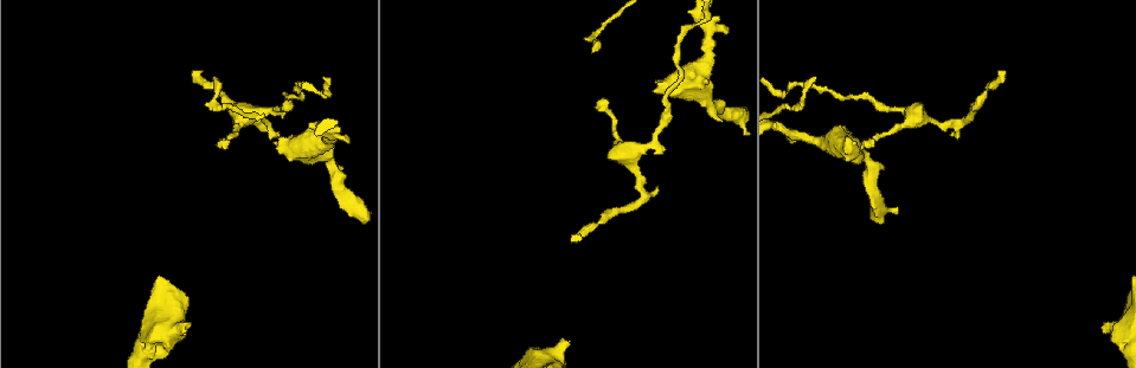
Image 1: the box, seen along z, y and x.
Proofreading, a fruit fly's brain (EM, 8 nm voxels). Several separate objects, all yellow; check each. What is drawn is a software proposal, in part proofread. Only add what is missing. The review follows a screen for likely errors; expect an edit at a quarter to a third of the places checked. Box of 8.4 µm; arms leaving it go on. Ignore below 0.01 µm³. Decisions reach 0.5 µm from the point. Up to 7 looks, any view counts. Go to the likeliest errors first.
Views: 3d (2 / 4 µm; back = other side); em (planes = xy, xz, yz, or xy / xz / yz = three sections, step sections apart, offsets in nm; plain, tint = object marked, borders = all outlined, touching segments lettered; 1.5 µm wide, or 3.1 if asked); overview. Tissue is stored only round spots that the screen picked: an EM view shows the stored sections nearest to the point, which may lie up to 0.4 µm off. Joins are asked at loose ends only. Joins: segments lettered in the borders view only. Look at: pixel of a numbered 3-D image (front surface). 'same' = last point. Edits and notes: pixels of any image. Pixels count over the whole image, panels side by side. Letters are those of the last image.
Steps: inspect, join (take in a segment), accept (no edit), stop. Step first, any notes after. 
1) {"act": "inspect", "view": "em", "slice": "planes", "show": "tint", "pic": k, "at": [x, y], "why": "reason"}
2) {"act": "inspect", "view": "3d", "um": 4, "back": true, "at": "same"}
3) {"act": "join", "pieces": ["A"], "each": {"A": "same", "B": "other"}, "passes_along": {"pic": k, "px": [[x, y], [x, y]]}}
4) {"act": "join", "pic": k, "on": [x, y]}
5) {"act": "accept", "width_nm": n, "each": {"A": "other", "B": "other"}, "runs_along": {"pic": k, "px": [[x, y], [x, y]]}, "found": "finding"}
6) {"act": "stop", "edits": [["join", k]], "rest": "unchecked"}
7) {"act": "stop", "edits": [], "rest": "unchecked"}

{"act": "inspect", "view": "em", "slice": "yz", "step": 4, "show": "borders", "pic": 1, "at": [1107, 322], "why": "free end"}

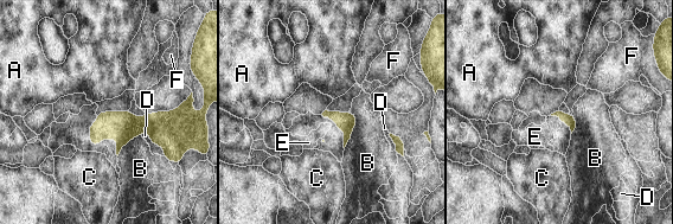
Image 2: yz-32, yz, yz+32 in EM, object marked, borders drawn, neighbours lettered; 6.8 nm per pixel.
{"act": "inspect", "view": "em", "slice": "planes", "show": "borders", "at": "same", "why": "another direction"}

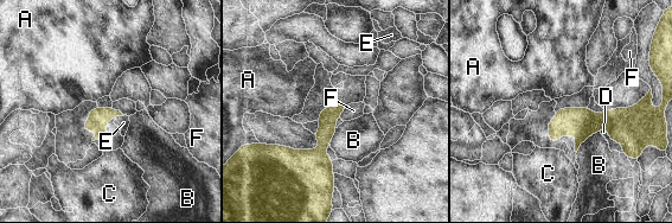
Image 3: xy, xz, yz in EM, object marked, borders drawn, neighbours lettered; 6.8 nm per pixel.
{"act": "join", "pieces": ["E"], "each": {"A": "other", "B": "other", "C": "other", "D": "other", "E": "same", "F": "other"}, "passes_along": {"pic": 3, "px": [[98, 116], [120, 115], [123, 122]]}, "found": "it goes on there"}

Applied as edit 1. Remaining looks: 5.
{"act": "inspect", "view": "em", "slice": "xz", "step": 4, "show": "borders", "pic": 1, "at": [655, 90], "why": "branch stops here"}

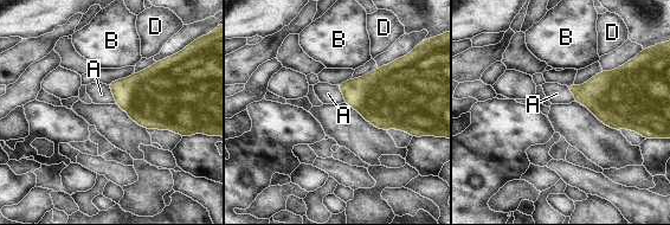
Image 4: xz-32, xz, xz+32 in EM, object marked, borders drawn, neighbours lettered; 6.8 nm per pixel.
{"act": "inspect", "view": "em", "slice": "planes", "show": "borders", "at": "same", "why": "another direction"}

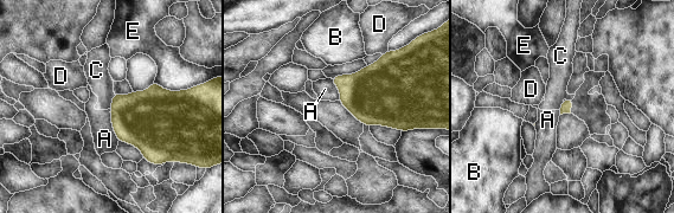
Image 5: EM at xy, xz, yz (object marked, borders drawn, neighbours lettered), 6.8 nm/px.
{"act": "accept", "each": {"A": "other", "B": "other", "C": "other", "D": "other", "E": "other"}, "border": {"pic": 5, "px": [[114, 92], [109, 108]]}, "found": "no lettered segment goes on from it"}

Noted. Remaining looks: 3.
{"act": "inspect", "view": "3d", "um": 2, "pic": 1, "at": [1002, 70]}

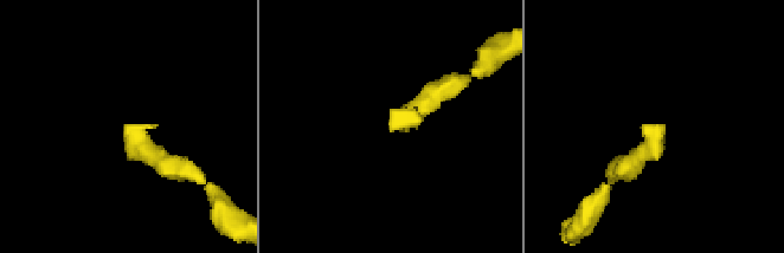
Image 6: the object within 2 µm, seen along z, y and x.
{"act": "inspect", "view": "em", "slice": "xz", "step": 4, "show": "borders", "pic": 6, "at": [658, 126]}

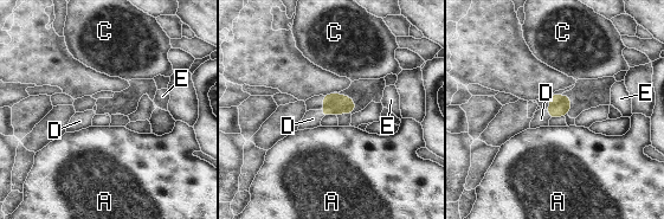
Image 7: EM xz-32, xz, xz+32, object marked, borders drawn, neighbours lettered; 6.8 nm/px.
{"act": "join", "pieces": ["D"], "each": {"A": "other", "C": "other", "D": "same", "E": "other"}, "passes_along": {"pic": 7, "px": [[559, 105], [549, 115], [541, 118]]}, "found": "the neuron continues"}

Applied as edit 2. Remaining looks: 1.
{"act": "stop", "edits": [["join", 3], ["join", 7]], "rest": "unchecked"}

